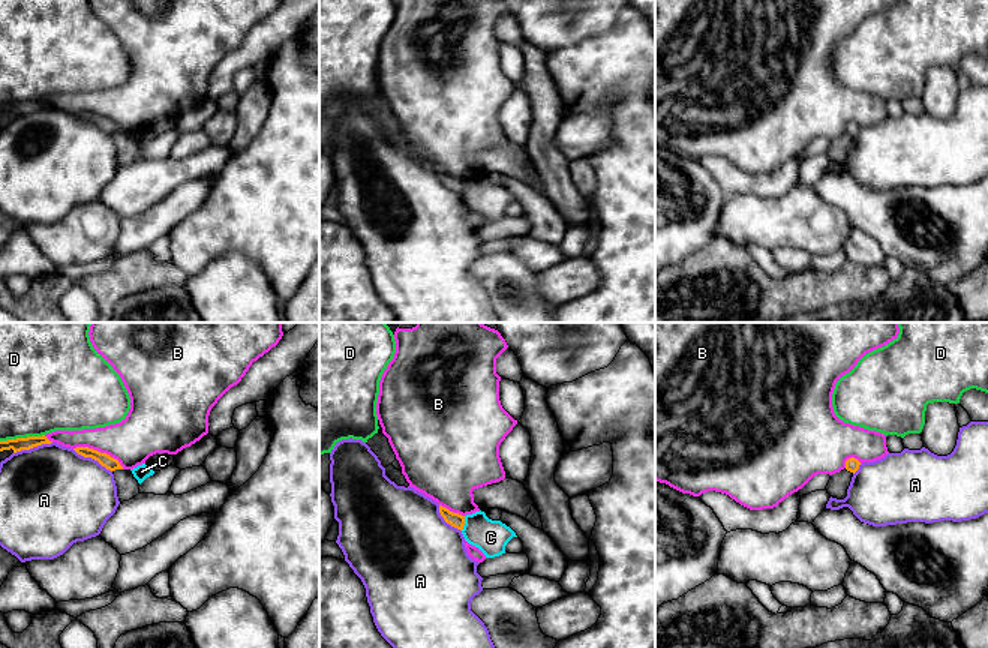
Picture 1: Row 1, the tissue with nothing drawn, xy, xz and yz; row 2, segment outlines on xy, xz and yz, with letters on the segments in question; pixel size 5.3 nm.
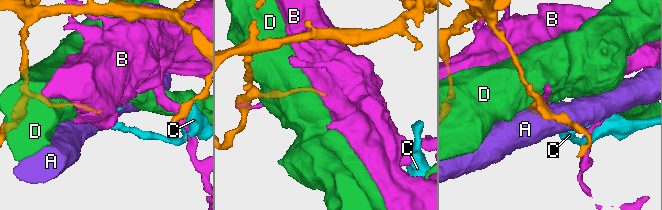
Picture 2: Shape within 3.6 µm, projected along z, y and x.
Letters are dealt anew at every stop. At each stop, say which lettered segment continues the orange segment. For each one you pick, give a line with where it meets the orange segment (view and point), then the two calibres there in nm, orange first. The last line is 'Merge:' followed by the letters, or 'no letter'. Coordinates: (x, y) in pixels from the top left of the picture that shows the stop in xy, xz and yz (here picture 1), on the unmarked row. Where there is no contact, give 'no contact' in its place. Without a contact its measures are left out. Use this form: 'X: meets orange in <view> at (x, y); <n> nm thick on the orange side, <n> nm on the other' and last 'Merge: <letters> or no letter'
Merge: no letter

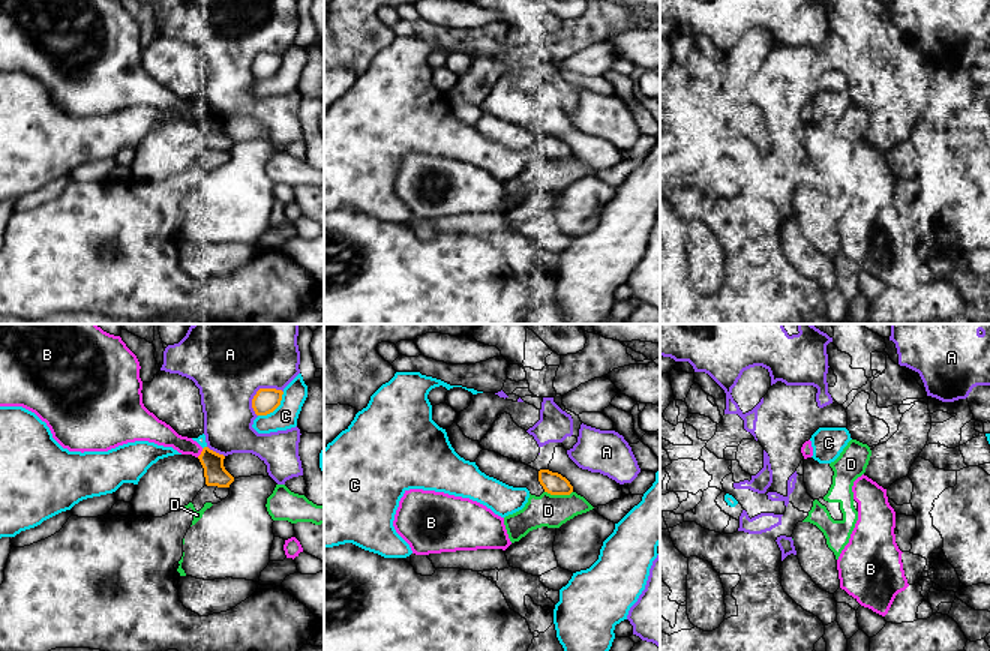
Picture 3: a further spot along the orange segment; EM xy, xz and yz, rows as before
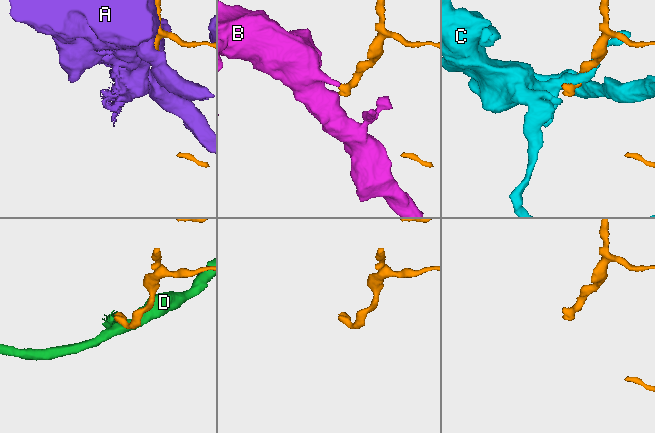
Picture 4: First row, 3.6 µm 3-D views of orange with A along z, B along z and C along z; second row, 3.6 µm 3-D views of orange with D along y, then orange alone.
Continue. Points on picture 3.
Merge: no letter

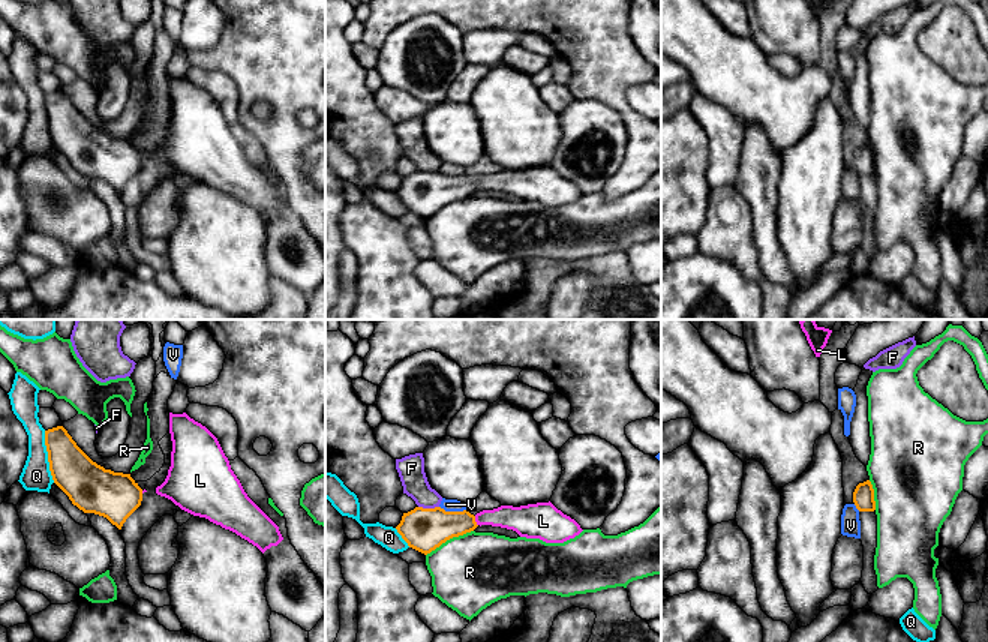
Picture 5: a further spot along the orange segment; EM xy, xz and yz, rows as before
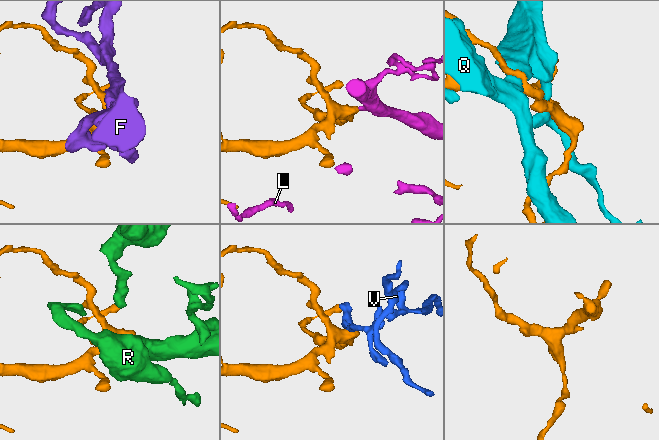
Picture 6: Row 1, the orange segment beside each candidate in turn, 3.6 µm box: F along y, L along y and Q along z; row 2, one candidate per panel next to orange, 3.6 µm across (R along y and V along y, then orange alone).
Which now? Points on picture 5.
L: meets orange in xz at (474, 185); 220 nm thick on the orange side, 140 nm on the other
Merge: L

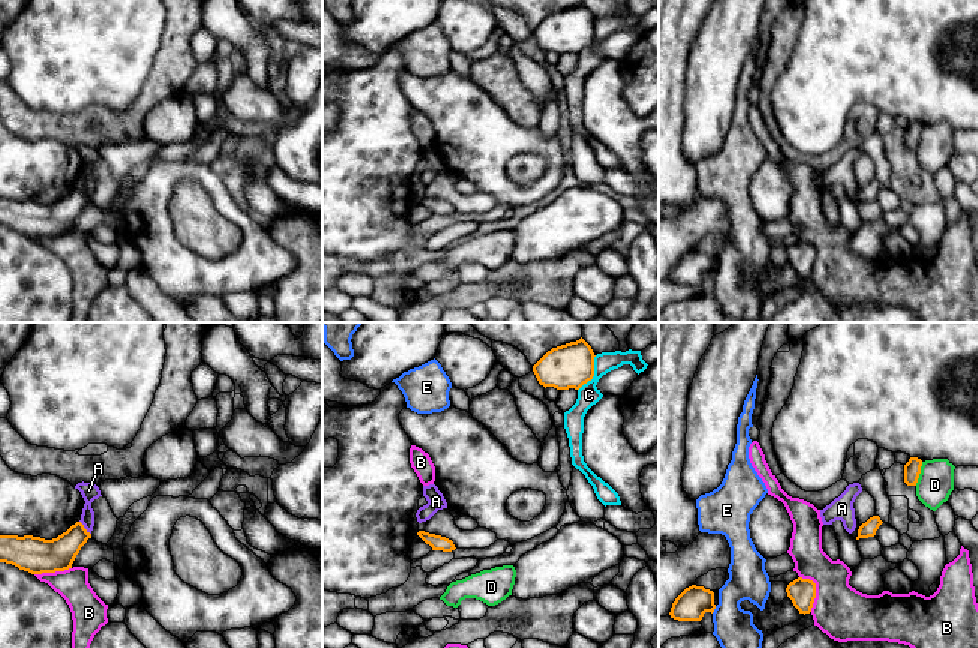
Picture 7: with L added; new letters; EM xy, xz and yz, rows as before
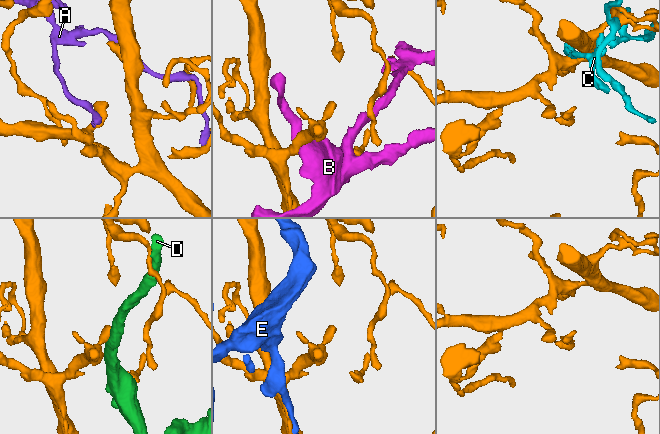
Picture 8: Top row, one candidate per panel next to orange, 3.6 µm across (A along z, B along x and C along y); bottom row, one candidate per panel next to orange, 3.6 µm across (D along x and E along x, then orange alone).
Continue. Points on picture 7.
Merge: no letter

